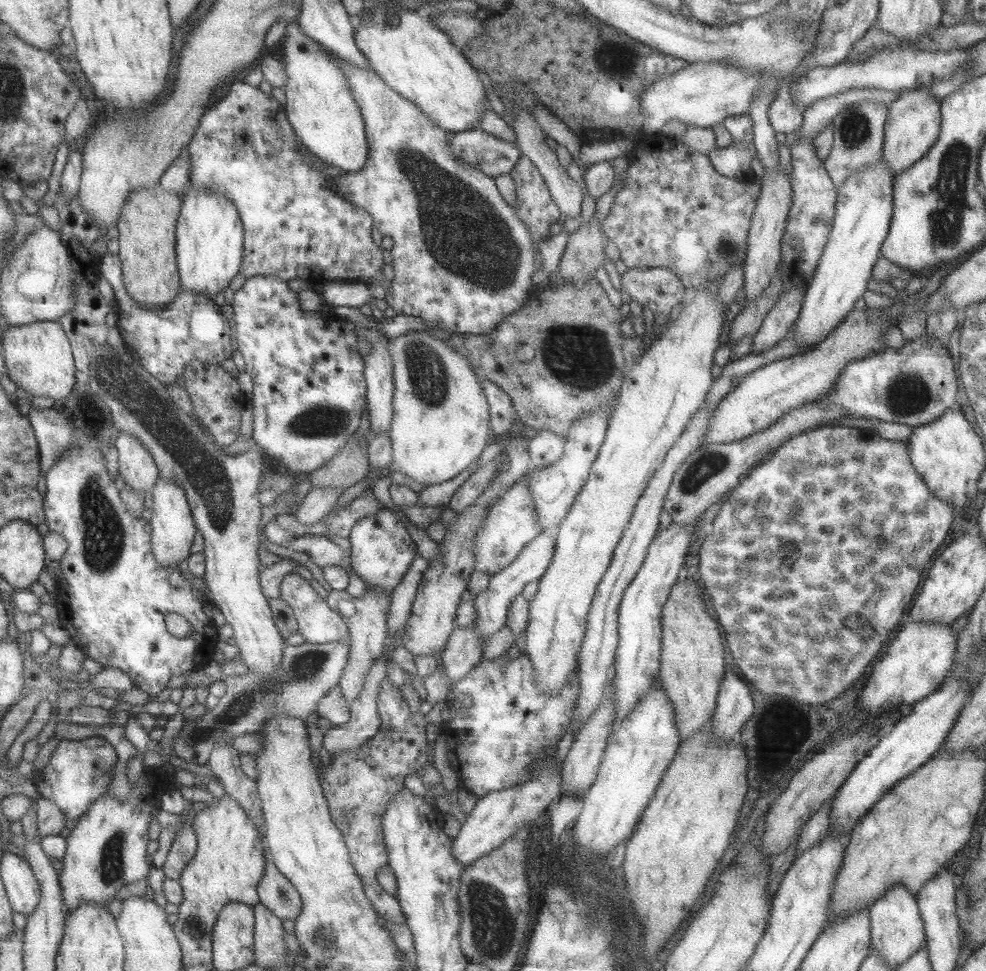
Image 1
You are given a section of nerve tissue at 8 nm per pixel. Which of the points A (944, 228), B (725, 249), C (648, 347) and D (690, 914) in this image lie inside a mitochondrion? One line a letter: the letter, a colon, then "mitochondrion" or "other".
A: mitochondrion
B: mitochondrion
C: other
D: other

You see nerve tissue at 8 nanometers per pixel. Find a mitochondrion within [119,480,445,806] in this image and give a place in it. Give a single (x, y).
(307, 666)

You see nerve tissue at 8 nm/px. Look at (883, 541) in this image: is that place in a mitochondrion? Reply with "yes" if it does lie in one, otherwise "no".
yes

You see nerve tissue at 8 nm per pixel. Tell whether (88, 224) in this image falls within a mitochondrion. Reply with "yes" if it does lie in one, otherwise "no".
no

